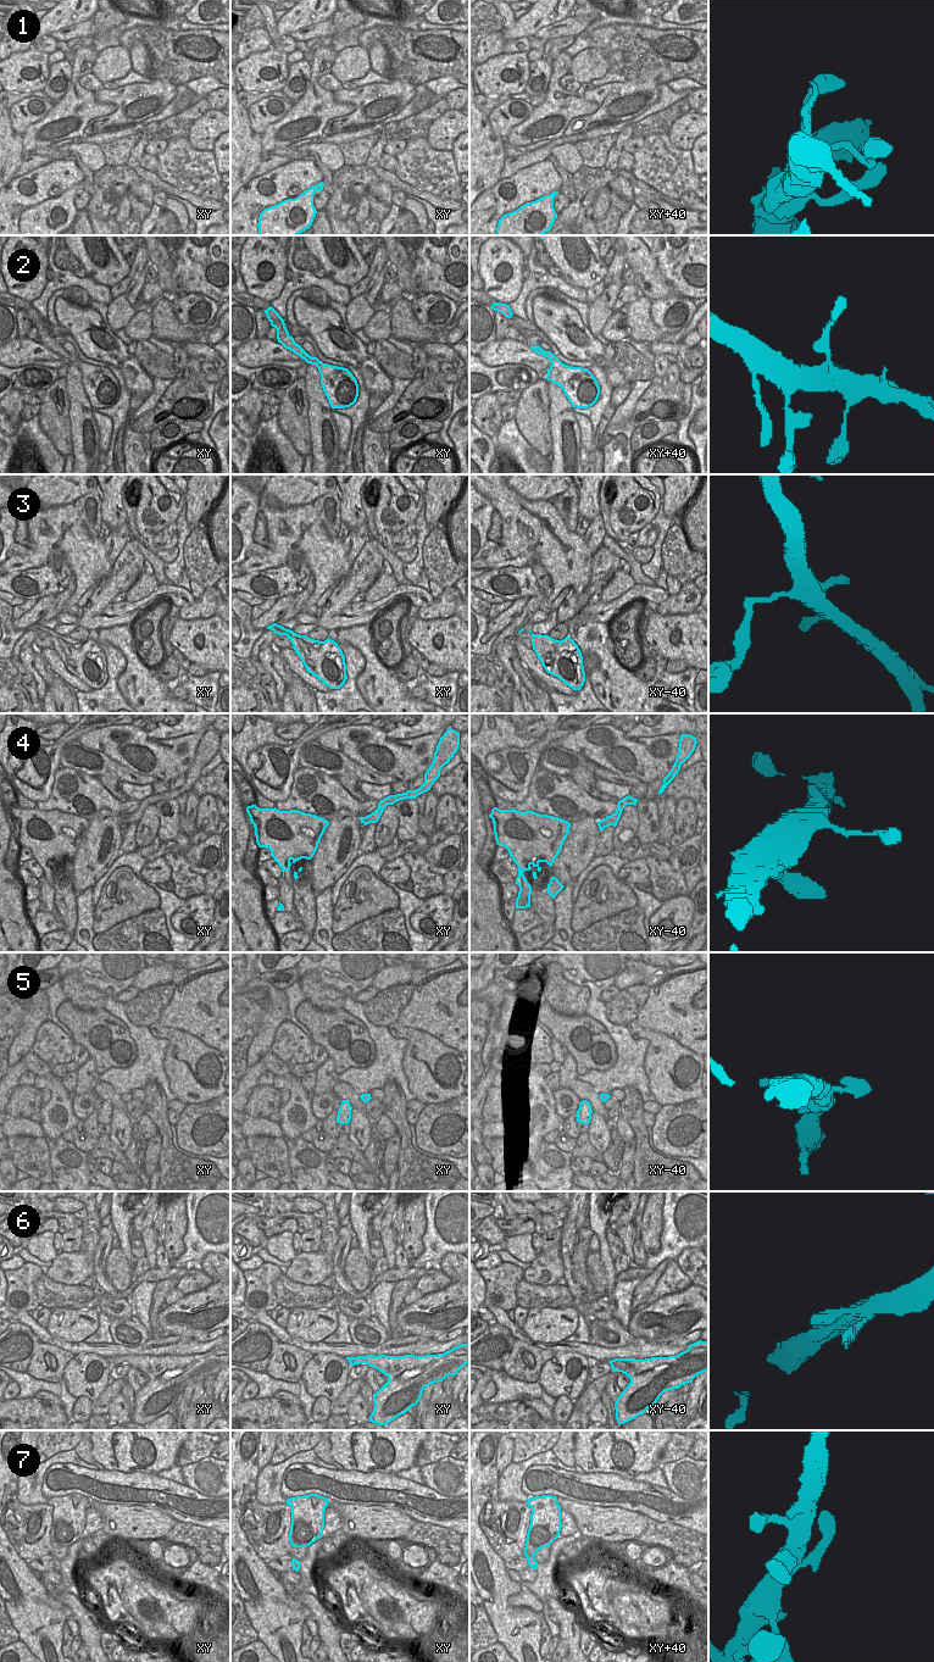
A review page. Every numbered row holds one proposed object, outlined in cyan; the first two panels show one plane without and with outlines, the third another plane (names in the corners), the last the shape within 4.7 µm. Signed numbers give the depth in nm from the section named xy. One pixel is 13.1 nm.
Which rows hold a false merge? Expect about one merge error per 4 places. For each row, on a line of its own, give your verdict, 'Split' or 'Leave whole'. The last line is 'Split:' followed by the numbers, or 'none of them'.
1: Leave whole
2: Leave whole
3: Leave whole
4: Leave whole
5: Leave whole
6: Leave whole
7: Leave whole
Split: none of them.

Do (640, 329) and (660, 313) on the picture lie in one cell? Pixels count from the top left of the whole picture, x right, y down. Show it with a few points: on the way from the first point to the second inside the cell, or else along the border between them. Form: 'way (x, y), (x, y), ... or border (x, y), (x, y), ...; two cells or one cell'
border (650, 301), (650, 318), (665, 333), (670, 334); two cells

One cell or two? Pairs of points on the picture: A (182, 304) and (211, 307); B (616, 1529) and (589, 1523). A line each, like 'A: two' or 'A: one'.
A: one
B: one

